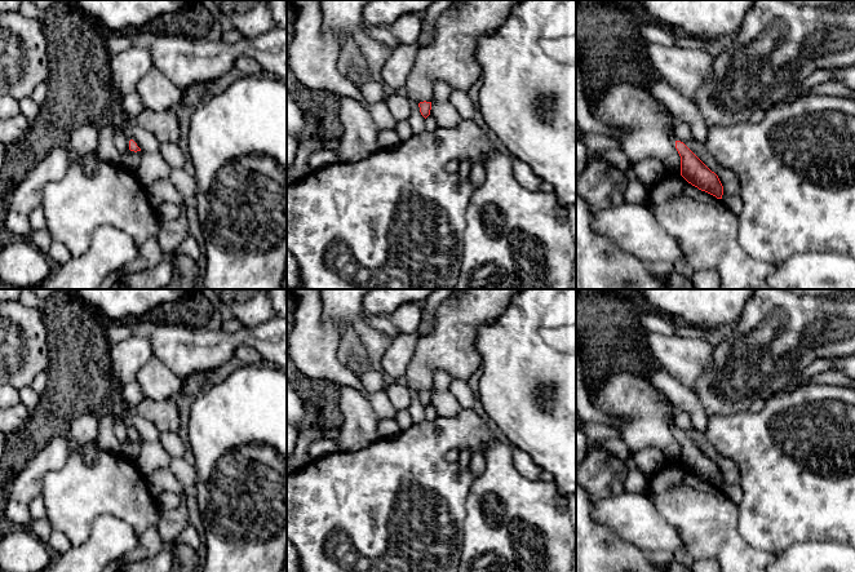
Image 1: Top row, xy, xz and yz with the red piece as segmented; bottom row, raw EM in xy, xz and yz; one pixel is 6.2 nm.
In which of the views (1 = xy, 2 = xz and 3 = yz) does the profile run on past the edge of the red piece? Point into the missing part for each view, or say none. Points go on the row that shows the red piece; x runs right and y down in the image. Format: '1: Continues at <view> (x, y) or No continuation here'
1: No continuation here
2: No continuation here
3: No continuation here

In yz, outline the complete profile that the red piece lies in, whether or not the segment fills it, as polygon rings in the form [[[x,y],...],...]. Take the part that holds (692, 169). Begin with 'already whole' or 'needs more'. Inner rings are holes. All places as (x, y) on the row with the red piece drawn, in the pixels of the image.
already whole; [[[675,141],[681,156],[681,176],[692,186],[717,199],[722,199],[723,186],[718,176],[712,172],[683,142]]]

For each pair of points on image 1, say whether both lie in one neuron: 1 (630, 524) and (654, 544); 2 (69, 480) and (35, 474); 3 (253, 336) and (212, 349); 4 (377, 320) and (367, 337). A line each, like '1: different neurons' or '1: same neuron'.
1: same neuron
2: different neurons
3: same neuron
4: different neurons

